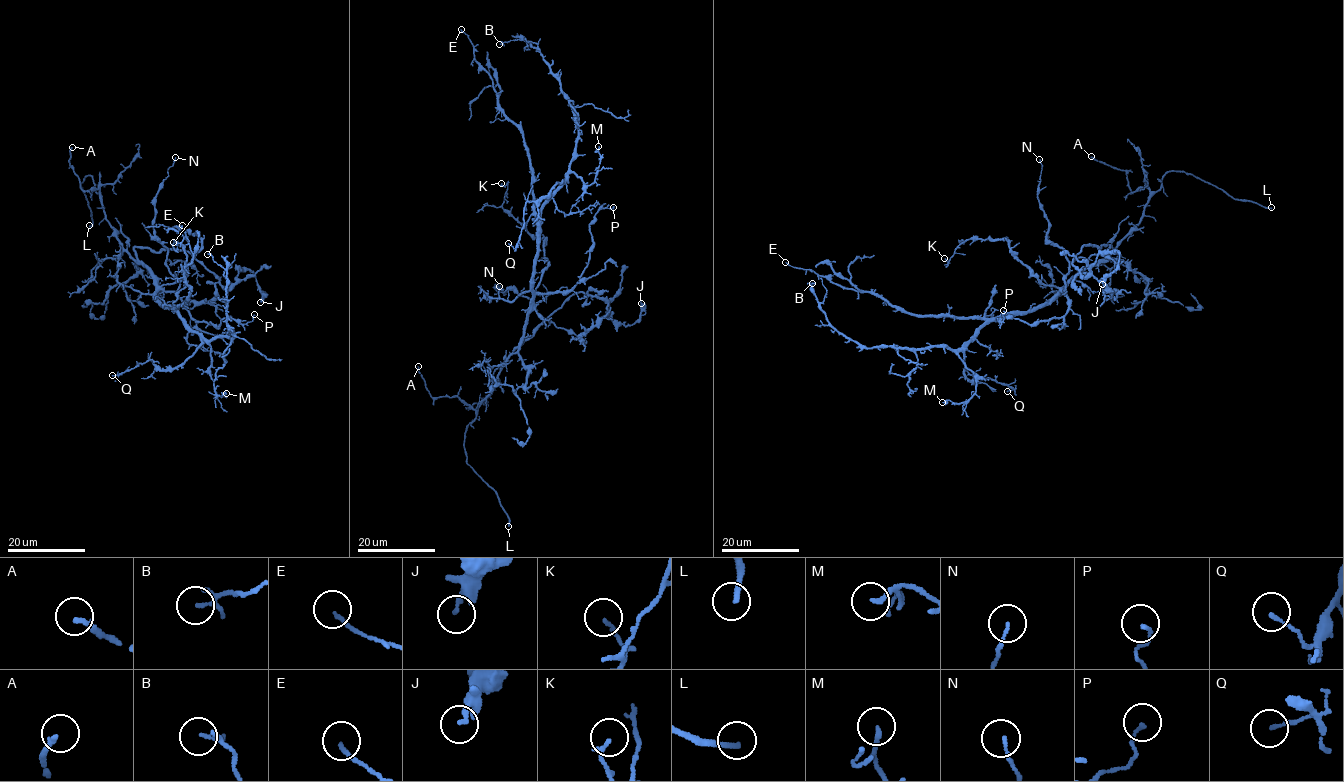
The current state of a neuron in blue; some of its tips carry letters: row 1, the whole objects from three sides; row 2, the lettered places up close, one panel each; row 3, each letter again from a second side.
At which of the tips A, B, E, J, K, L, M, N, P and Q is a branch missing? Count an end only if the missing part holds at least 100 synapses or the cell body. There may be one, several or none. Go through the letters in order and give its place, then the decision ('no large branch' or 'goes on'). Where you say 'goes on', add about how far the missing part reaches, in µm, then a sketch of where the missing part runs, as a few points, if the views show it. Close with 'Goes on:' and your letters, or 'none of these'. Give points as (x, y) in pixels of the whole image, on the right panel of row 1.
A: place (1091, 156); no large branch
B: place (812, 283); no large branch
E: place (785, 262); no large branch
J: place (1102, 284); no large branch
K: place (944, 258); no large branch
L: place (1271, 207); goes on; missing 15 µm; course (1271, 207), (1292, 220), (1318, 226)
M: place (942, 402); no large branch
N: place (1039, 159); no large branch
P: place (1003, 310); no large branch
Q: place (1007, 391); no large branch
Goes on: L

